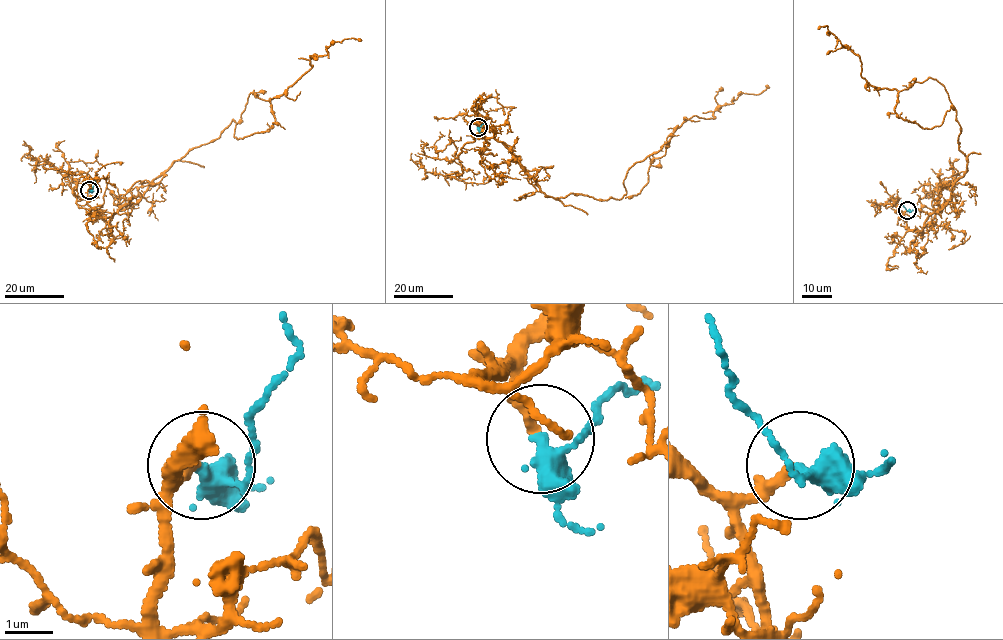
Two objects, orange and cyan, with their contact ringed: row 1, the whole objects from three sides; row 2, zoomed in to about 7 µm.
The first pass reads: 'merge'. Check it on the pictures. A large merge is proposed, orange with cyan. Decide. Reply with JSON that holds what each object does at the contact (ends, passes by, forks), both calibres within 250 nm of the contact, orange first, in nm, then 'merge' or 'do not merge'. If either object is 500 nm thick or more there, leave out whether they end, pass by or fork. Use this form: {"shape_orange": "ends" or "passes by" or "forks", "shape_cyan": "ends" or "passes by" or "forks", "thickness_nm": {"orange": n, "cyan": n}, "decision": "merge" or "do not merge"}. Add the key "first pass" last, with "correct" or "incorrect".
{"shape_orange": "ends", "shape_cyan": "passes by", "thickness_nm": {"orange": 190, "cyan": 320}, "decision": "merge", "first pass": "correct"}

